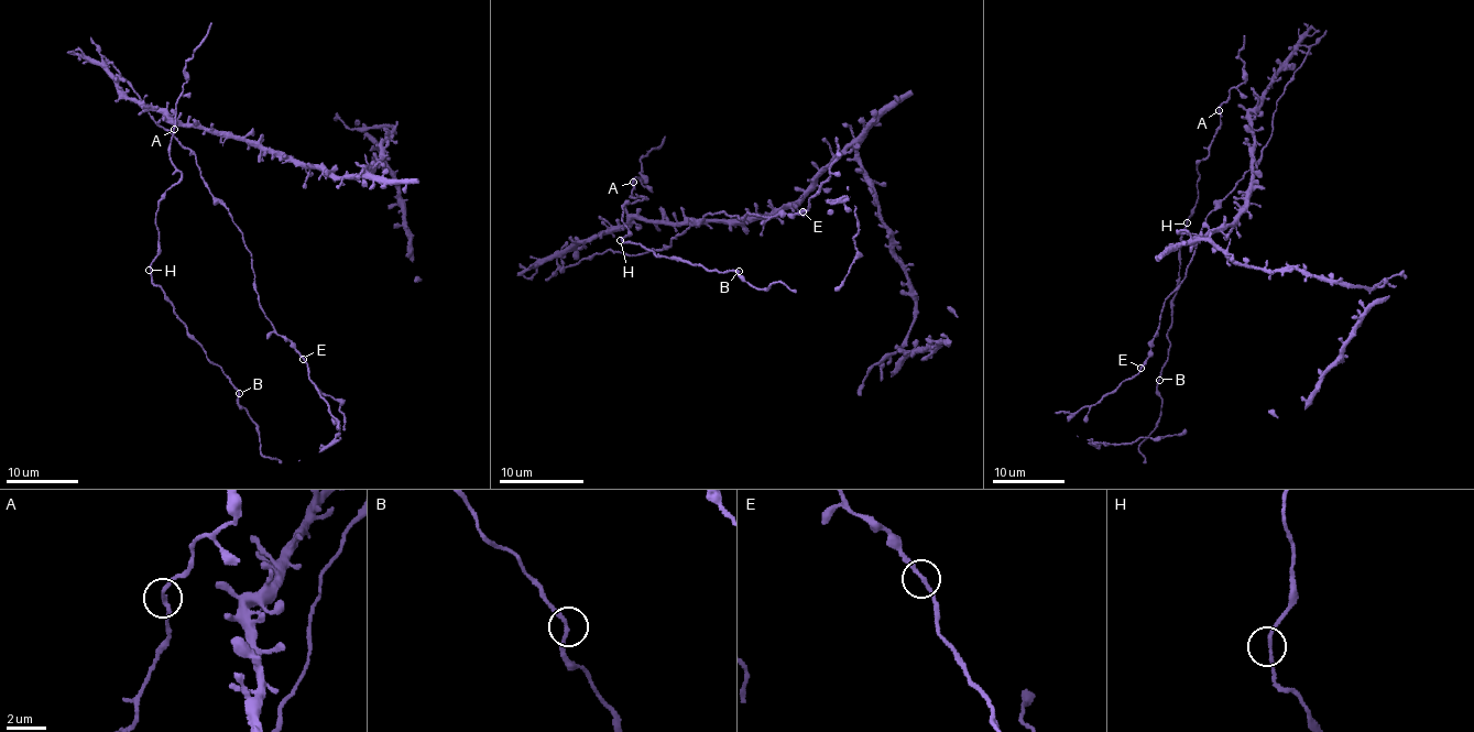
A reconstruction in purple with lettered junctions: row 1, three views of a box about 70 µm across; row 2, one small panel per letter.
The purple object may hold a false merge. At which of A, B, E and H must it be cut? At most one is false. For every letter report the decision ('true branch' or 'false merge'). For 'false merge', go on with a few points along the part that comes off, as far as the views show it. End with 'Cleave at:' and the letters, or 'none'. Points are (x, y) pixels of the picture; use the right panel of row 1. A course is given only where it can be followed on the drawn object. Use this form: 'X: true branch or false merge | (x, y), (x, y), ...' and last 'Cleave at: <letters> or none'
A: true branch
B: true branch
E: true branch
H: true branch
Cleave at: none

